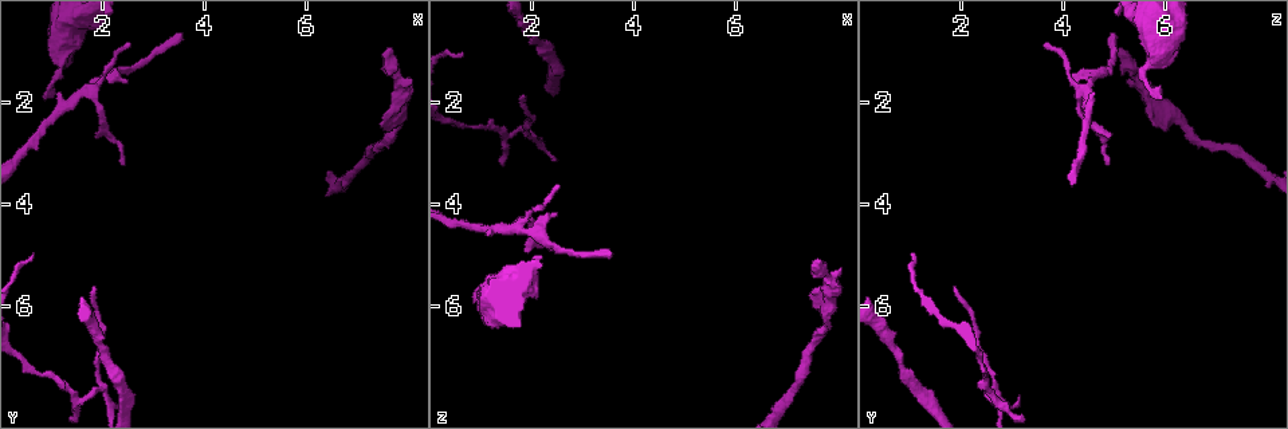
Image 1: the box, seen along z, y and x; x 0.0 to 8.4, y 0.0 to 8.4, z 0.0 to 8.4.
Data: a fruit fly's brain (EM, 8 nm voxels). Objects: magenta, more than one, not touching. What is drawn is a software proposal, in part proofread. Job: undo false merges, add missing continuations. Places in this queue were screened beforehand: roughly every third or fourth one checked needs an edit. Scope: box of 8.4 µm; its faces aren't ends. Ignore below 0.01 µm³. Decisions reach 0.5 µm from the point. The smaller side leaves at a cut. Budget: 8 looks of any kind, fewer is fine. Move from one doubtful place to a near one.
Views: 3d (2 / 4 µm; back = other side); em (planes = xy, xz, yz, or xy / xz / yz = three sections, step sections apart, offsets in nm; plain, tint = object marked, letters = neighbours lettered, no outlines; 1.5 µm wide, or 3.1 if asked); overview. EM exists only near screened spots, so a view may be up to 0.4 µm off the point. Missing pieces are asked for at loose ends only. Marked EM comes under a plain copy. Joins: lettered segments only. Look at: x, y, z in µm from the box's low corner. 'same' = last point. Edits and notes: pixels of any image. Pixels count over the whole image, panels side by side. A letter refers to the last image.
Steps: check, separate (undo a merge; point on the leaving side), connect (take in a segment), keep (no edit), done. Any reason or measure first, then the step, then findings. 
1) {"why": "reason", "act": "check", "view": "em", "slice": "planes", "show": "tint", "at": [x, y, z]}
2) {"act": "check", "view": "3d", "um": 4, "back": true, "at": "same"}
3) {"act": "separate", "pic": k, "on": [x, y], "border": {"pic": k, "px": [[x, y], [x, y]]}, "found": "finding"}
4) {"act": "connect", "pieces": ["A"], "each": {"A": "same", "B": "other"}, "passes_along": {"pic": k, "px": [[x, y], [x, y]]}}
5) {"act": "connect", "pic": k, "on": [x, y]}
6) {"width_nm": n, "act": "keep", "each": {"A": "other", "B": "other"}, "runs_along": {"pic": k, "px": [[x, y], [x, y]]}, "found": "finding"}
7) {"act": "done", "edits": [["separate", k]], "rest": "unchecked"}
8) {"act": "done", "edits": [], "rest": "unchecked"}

{"why": "branch stops here", "act": "check", "view": "3d", "um": 4, "back": true, "at": [7.60, 0.90, 5.10]}

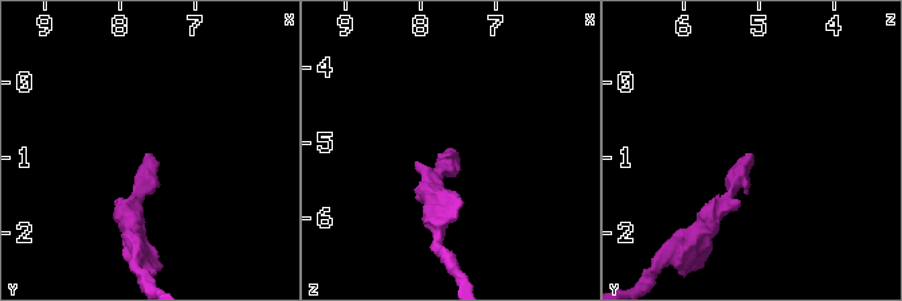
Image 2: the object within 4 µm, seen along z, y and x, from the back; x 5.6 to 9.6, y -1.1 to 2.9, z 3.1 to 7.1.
{"why": "now the EM", "act": "check", "view": "em", "slice": "planes", "show": "letters", "at": [7.65, 0.95, 5.10]}

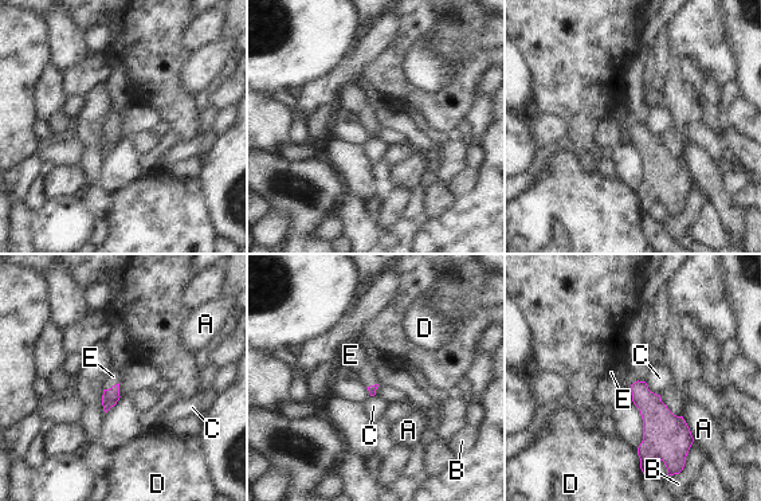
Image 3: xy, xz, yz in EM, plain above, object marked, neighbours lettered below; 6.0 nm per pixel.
{"act": "connect", "pieces": ["E"], "each": {"A": "other", "B": "other", "C": "other", "D": "other", "E": "same"}, "passes_along": {"pic": 3, "px": [[110, 396], [112, 387], [113, 376]]}, "found": "it goes on there"}

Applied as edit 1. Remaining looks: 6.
{"why": "branch stops here", "act": "check", "view": "em", "slice": "xy", "step": 4, "show": "tint", "at": [0.90, 1.90, 5.95]}

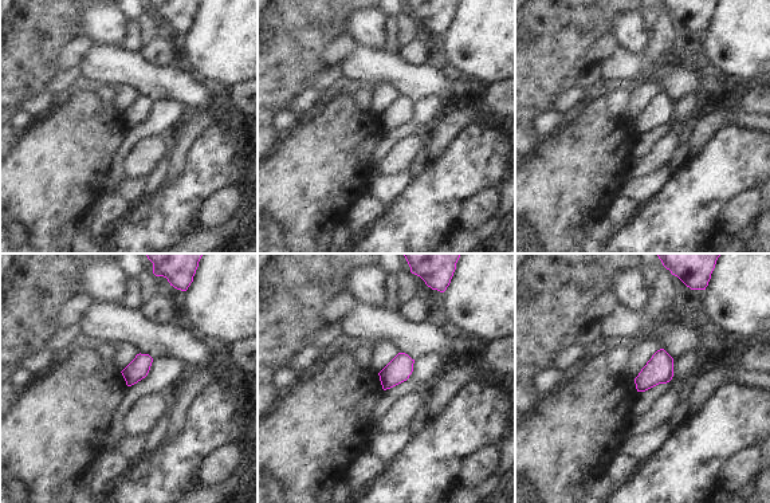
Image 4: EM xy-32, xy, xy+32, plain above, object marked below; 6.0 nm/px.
{"why": "cut it another way", "act": "check", "view": "em", "slice": "planes", "show": "letters", "at": "same"}

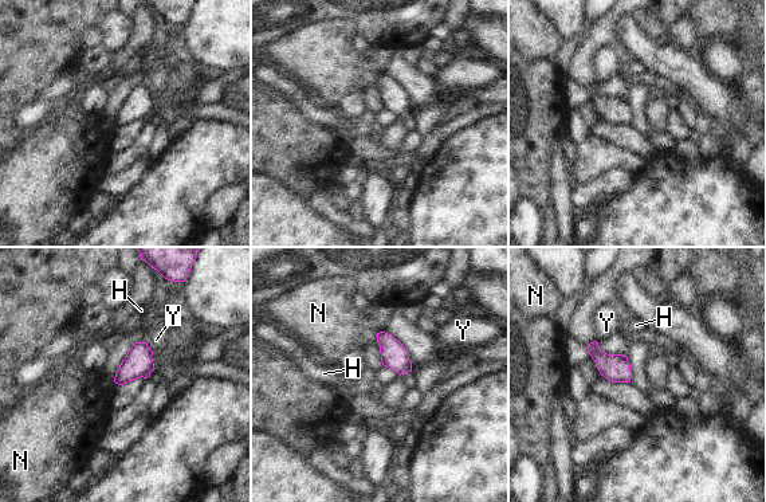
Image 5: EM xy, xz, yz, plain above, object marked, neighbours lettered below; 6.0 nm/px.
{"longest_contact_nm": ["Y", 90], "act": "keep", "each": {"H": "other", "N": "other", "Y": "other"}, "found": "no lettered segment goes on from it"}

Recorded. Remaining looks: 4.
{"act": "done", "edits": [["connect", 3]], "rest": "unchecked"}

